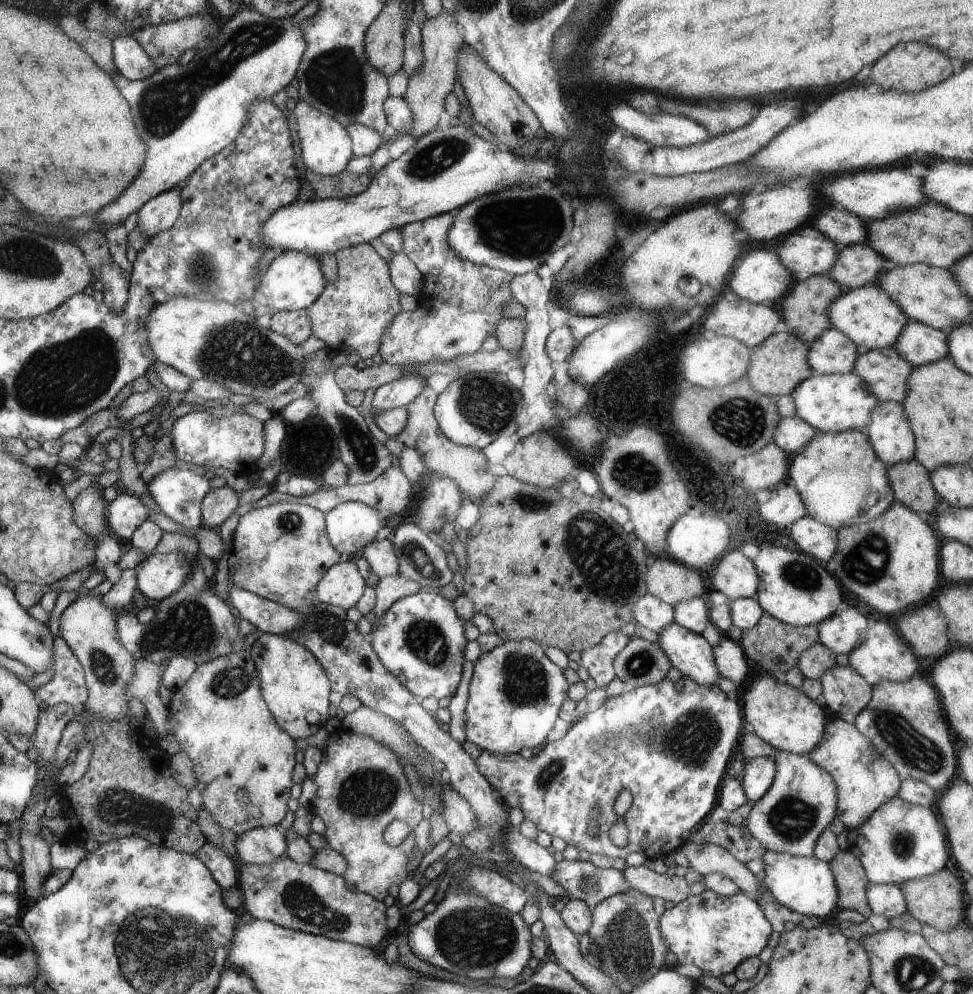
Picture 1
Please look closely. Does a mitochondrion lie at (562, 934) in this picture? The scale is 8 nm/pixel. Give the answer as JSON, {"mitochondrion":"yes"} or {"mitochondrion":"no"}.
{"mitochondrion":"no"}

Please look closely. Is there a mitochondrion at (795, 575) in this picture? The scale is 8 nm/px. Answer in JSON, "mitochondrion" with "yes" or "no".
{"mitochondrion":"yes"}

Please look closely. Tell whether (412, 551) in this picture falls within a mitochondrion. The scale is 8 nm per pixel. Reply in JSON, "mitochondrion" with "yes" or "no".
{"mitochondrion":"yes"}

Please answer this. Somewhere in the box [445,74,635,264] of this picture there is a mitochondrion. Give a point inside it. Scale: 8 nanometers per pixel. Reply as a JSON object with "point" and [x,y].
{"point":[509,230]}

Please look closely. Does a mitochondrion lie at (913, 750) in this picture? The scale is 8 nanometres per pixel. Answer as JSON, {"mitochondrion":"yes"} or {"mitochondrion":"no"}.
{"mitochondrion":"yes"}

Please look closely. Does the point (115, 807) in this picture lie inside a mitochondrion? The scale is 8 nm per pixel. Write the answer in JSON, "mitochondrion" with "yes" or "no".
{"mitochondrion":"yes"}

